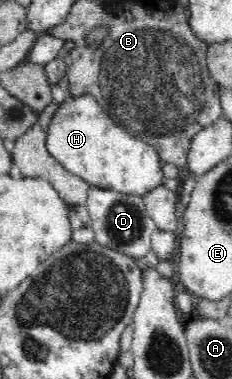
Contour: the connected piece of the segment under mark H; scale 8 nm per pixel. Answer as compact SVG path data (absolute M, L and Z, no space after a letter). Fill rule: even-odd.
M91 95L80 97L68 96L66 101L57 104L56 111L48 123L47 136L44 145L48 153L67 170L68 173L82 178L91 187L109 189L121 194L132 194L142 197L156 186L163 185L163 172L161 160L155 148L143 140L128 134L109 114L103 110L99 101Z

